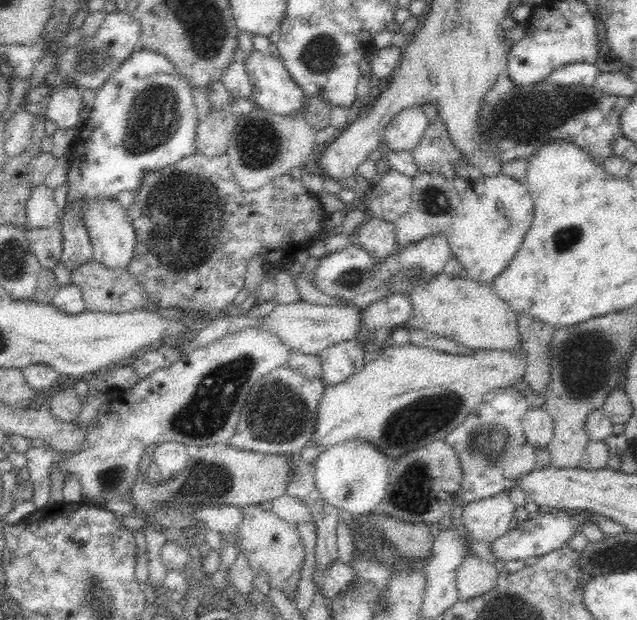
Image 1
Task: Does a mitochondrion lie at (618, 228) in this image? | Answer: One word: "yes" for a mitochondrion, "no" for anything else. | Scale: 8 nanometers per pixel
no

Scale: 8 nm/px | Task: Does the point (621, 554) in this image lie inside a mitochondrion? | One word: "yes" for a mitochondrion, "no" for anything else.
yes

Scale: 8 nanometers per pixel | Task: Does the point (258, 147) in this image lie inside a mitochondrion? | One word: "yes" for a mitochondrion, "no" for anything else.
yes

